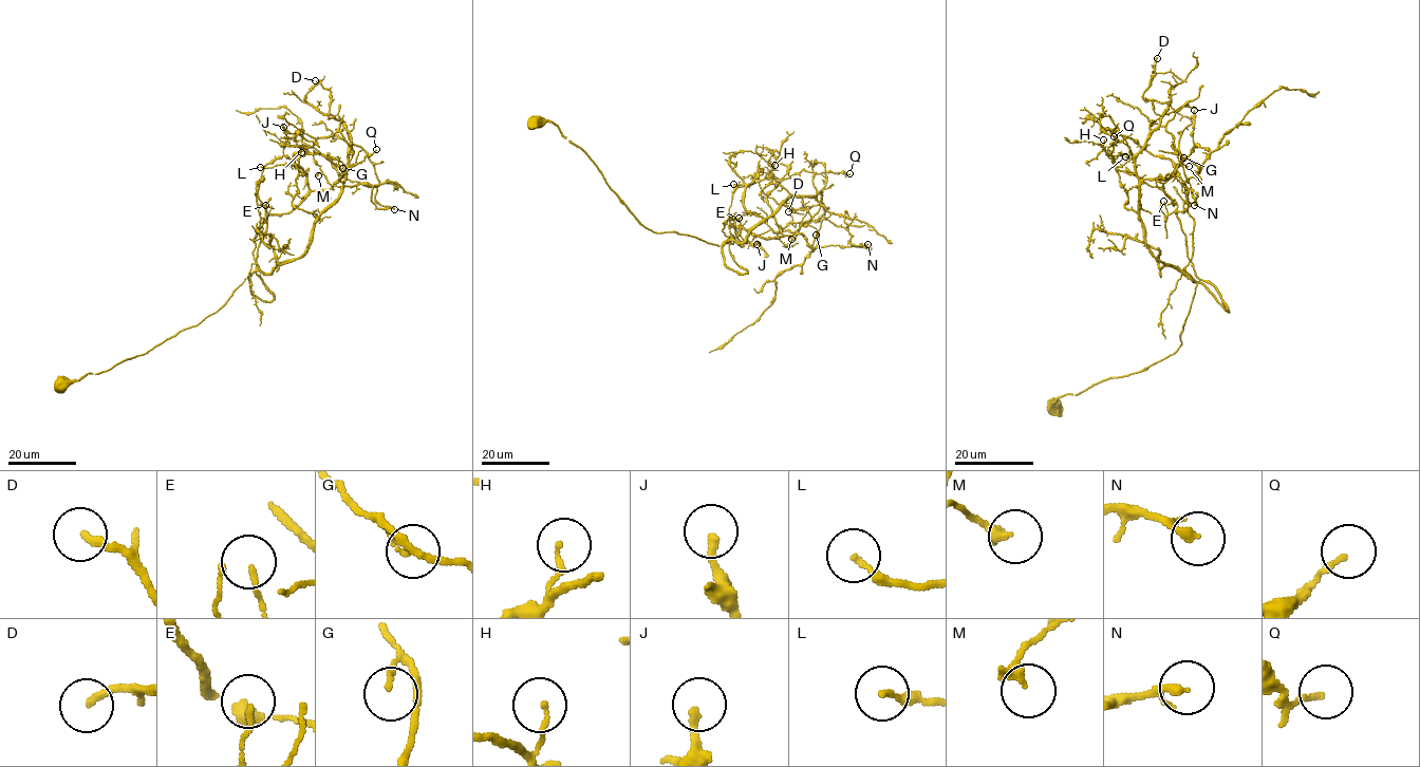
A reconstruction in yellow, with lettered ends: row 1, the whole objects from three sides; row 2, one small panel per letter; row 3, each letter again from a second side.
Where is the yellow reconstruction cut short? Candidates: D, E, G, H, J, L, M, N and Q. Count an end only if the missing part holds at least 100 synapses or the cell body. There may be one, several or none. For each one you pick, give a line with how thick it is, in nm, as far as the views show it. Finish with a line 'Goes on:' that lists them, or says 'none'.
Goes on: none

